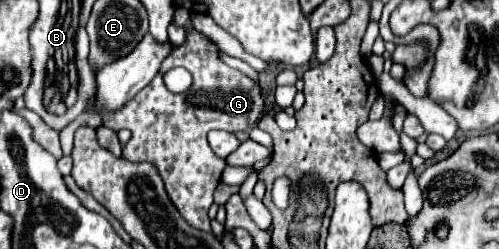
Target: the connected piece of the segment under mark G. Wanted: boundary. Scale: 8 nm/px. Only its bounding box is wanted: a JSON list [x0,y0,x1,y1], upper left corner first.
[105,27,265,233]

